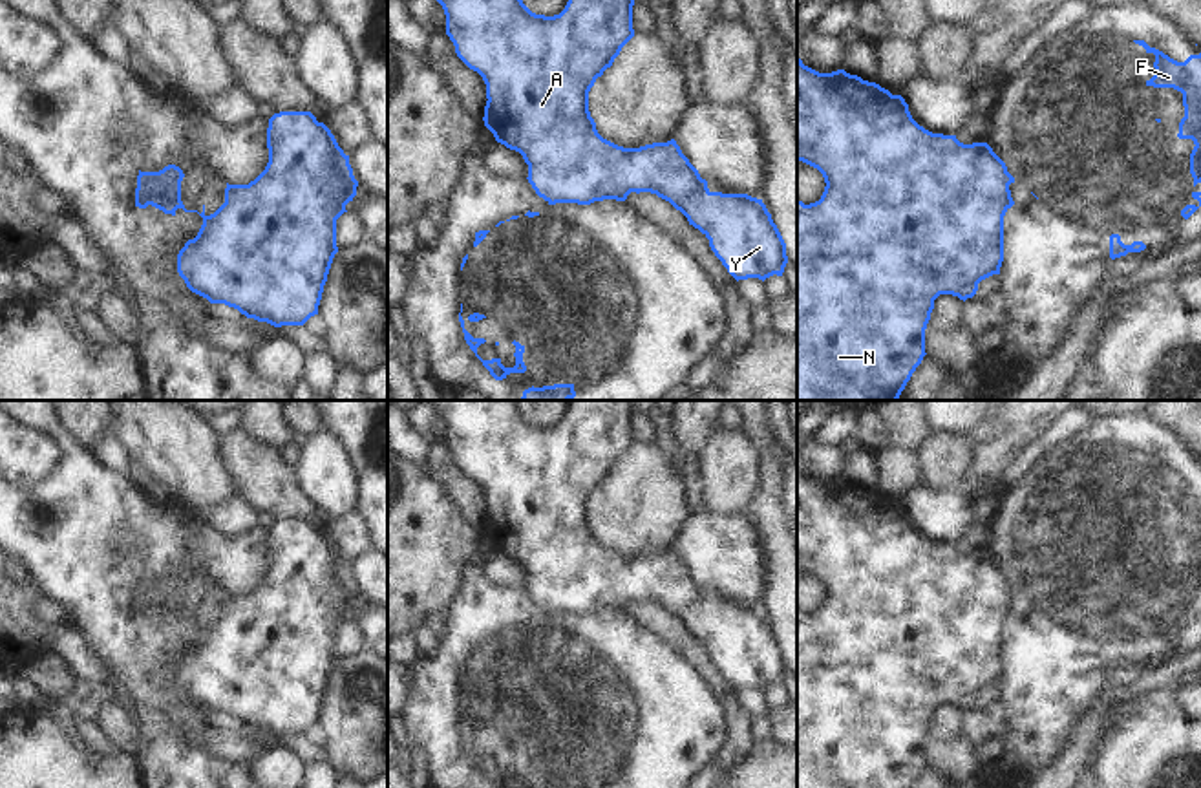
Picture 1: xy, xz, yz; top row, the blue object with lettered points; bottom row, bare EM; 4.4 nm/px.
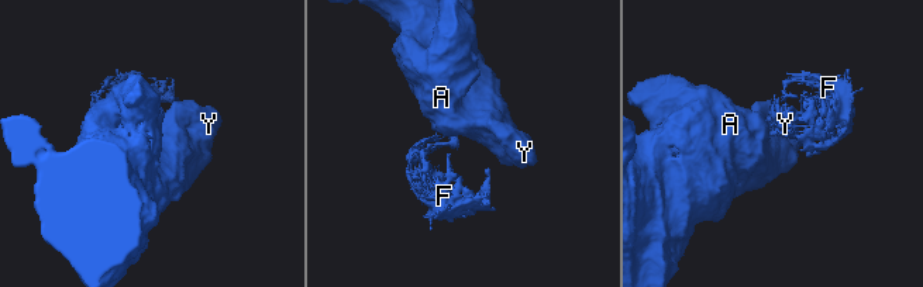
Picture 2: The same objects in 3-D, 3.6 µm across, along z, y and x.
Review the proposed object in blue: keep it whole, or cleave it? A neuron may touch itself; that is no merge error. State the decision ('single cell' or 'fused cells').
fused cells

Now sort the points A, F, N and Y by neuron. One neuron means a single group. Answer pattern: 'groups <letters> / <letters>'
groups A N Y / F

